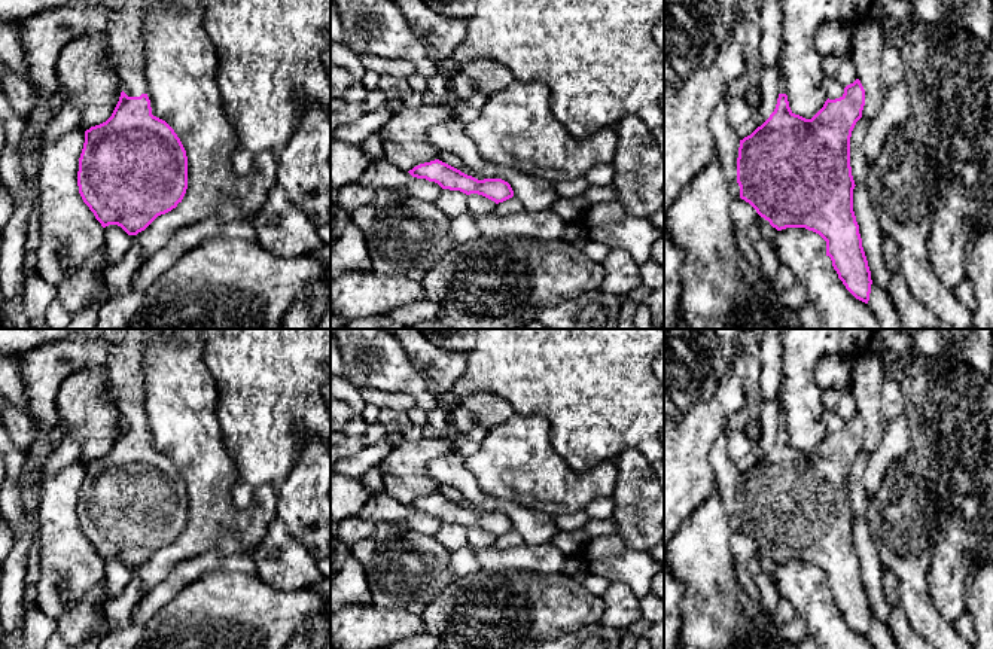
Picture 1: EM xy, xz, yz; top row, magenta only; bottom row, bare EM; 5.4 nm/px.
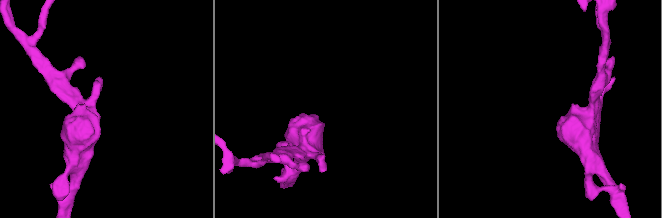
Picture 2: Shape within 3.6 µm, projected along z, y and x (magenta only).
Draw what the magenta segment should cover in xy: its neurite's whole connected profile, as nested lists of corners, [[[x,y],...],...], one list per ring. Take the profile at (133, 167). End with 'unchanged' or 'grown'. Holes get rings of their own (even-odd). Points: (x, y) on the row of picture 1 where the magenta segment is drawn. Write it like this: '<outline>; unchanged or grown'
[[[121,0],[119,6],[107,13],[106,36],[110,61],[121,79],[121,97],[112,116],[85,131],[85,143],[79,158],[77,186],[83,202],[94,213],[103,228],[121,226],[128,235],[144,231],[158,216],[165,214],[182,202],[188,189],[188,156],[174,130],[152,115],[143,74],[141,0]]]; grown

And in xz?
[[[439,161],[420,164],[408,171],[412,177],[438,183],[442,189],[460,191],[466,195],[478,194],[496,204],[514,196],[511,185],[502,179],[478,180]]]; unchanged

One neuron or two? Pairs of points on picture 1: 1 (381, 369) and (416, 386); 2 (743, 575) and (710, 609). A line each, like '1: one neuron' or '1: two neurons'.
1: one neuron
2: two neurons

